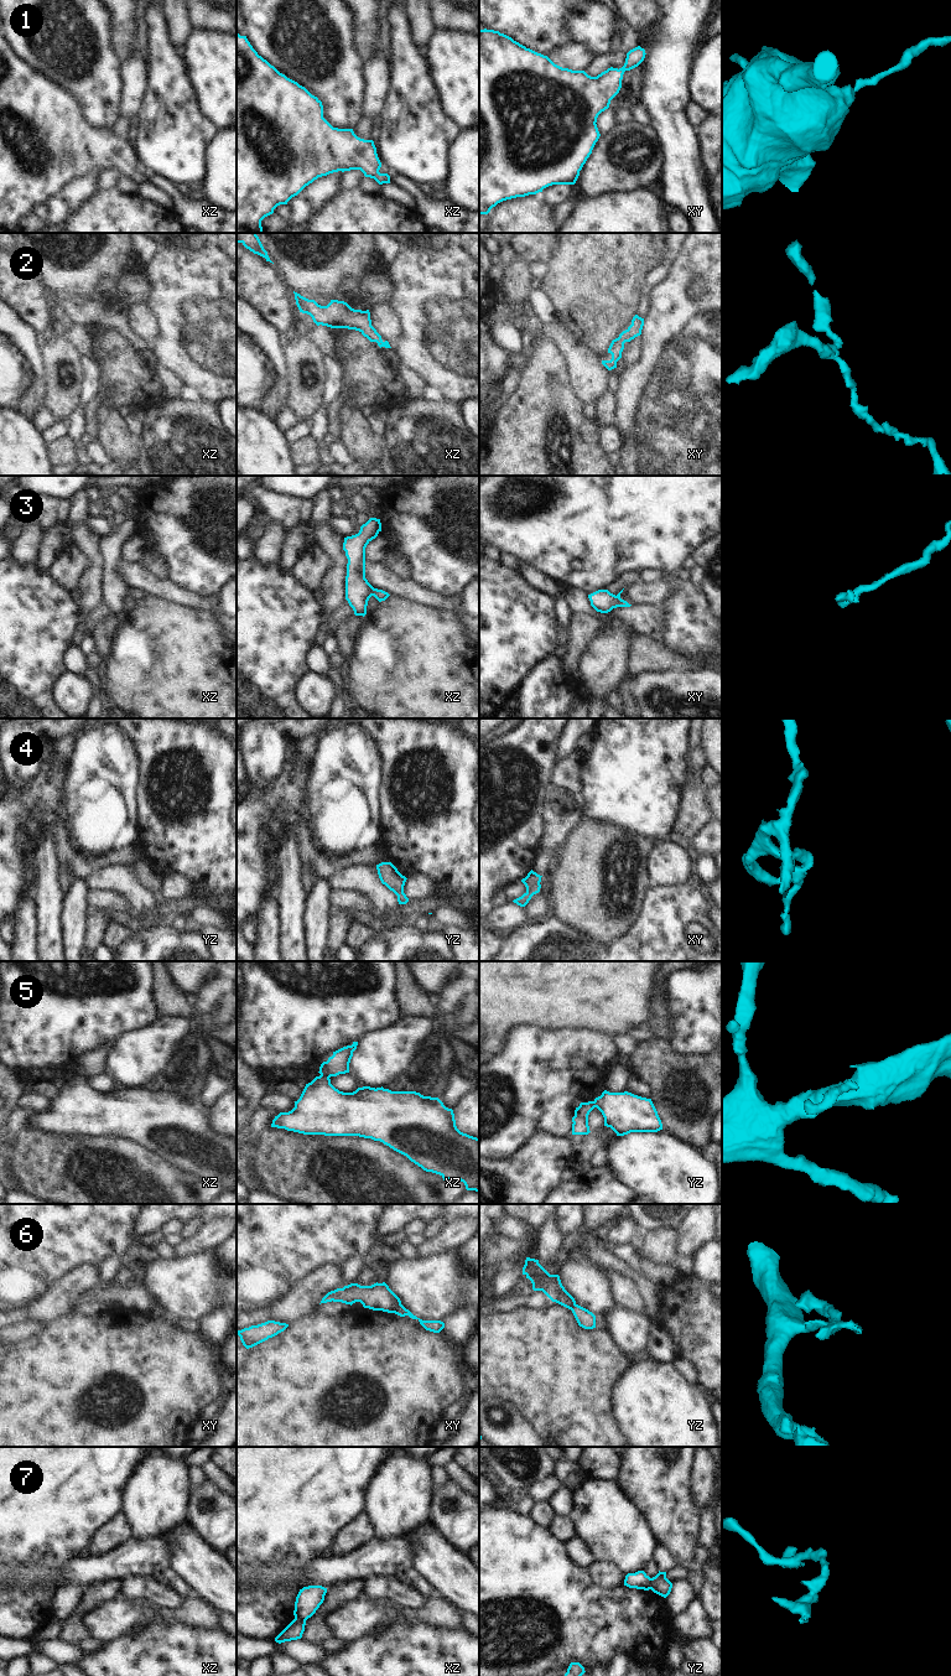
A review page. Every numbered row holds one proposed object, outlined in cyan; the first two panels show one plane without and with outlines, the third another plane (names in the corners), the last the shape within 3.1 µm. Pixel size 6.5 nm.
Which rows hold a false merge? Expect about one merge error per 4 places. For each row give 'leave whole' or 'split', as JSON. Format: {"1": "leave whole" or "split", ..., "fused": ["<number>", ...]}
{"1": "leave whole", "2": "leave whole", "3": "leave whole", "4": "leave whole", "5": "split", "6": "split", "7": "split", "fused": ["5", "6", "7"]}

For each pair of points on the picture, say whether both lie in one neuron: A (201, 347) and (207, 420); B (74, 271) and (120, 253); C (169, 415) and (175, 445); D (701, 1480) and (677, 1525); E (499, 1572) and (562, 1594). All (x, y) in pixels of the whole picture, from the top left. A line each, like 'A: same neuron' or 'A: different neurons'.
A: different neurons
B: same neuron
C: same neuron
D: different neurons
E: same neuron

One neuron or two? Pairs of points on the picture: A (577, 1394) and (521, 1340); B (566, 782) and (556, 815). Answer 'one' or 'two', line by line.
A: one
B: one

